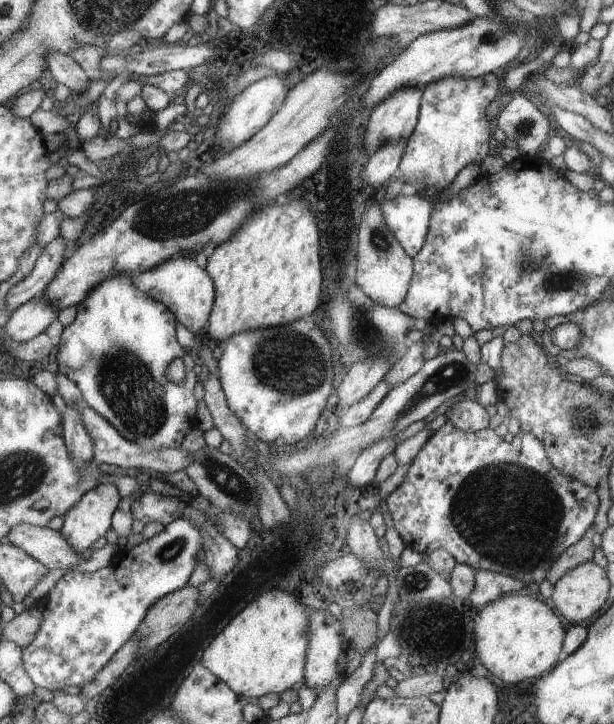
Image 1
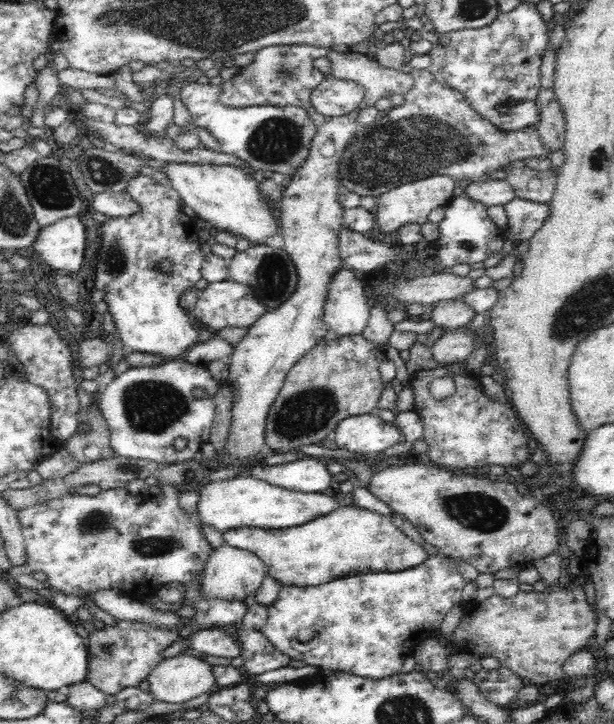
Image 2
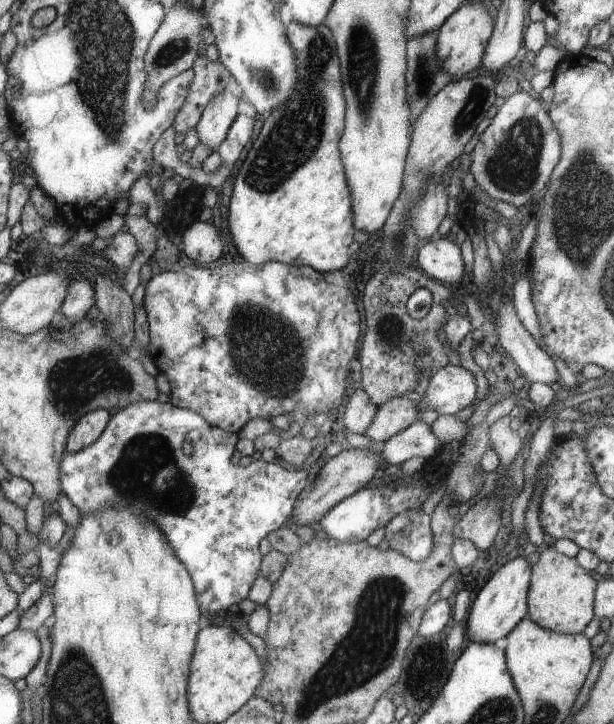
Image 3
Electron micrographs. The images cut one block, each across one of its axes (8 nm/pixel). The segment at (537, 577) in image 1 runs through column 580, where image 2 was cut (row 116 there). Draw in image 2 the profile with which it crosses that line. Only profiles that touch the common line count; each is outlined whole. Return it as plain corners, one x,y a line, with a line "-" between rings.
521,2
514,11
500,14
490,25
482,28
469,28
438,34
438,44
431,48
429,72
445,88
464,95
464,99
491,122
498,130
514,132
526,127
536,126
539,122
539,107
536,95
541,89
542,54
548,46
548,25
539,15
537,4

